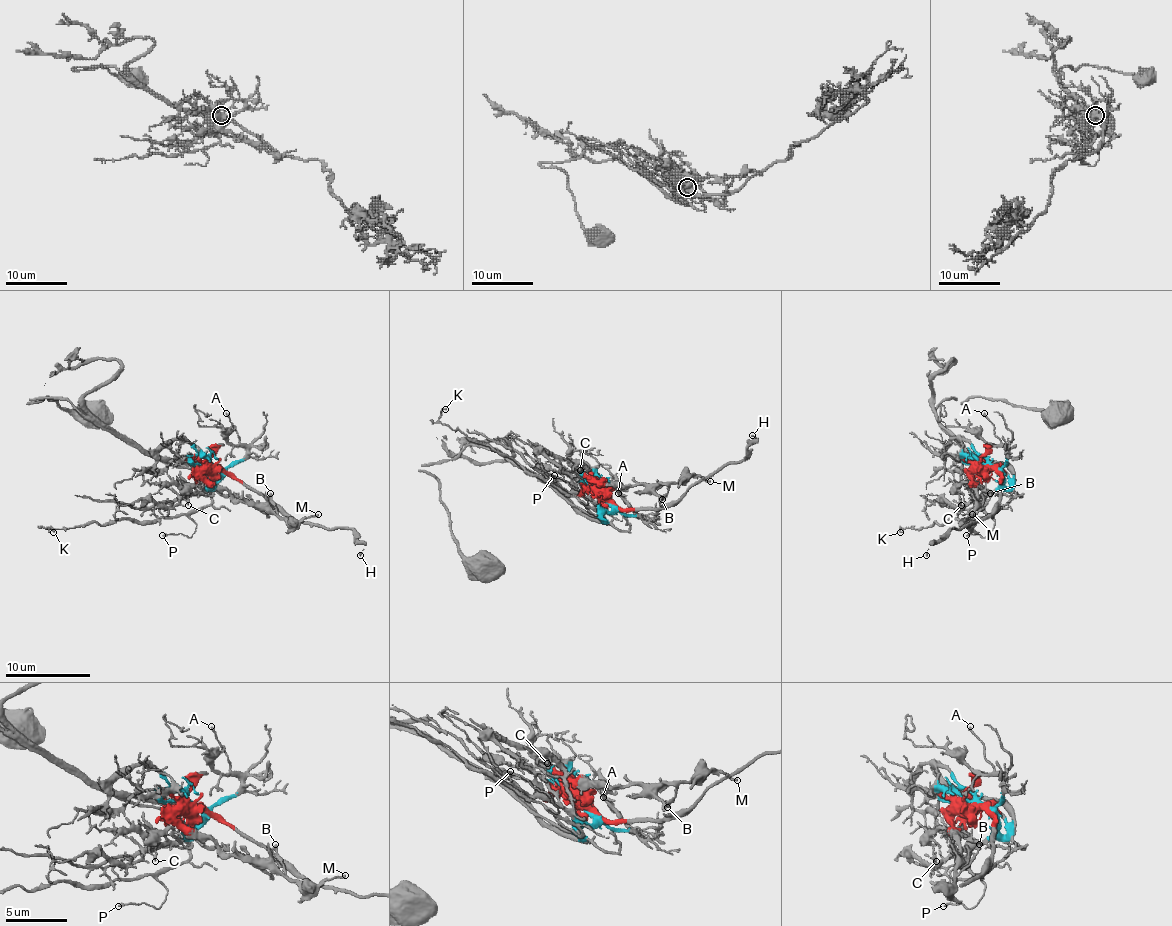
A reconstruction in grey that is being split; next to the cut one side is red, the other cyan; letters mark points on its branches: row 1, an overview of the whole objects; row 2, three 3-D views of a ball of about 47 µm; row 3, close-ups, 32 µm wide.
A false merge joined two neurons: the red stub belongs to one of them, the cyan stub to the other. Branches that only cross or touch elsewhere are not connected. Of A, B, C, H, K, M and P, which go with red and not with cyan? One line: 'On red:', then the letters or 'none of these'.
On red: B, H, M

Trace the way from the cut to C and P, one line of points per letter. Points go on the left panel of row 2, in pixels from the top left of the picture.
C: (214, 467), (220, 475), (205, 490), (199, 482), (188, 494), (188, 505)
P: (214, 467), (220, 478), (209, 492), (212, 501), (190, 516), (197, 528), (190, 537), (180, 533), (163, 535)

